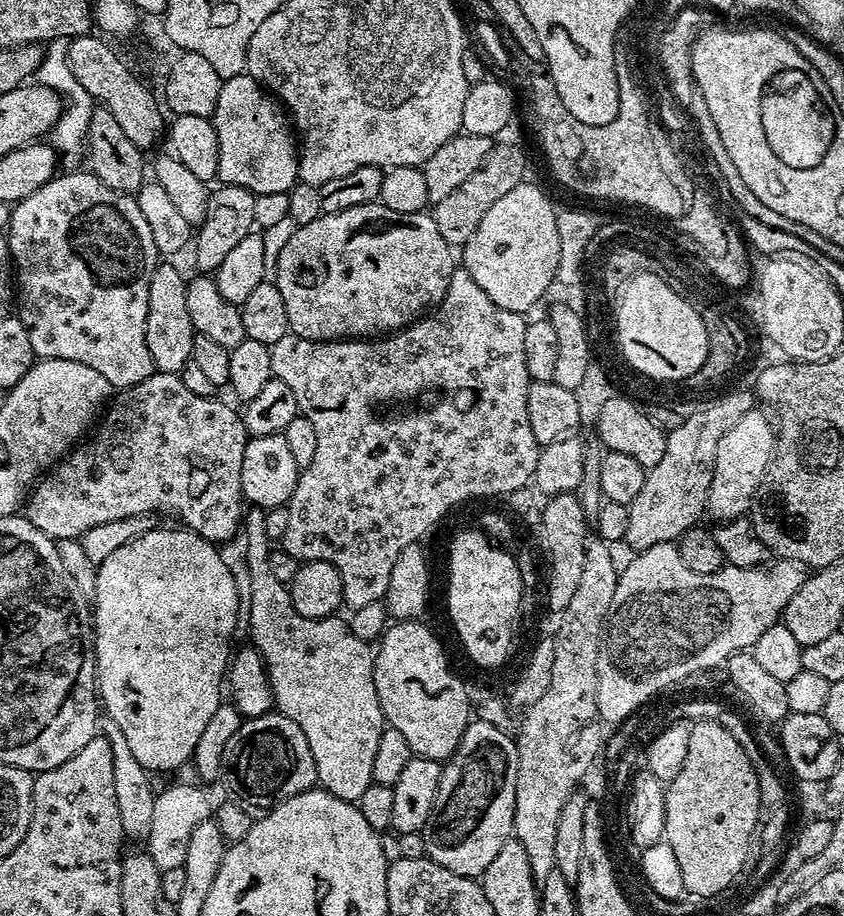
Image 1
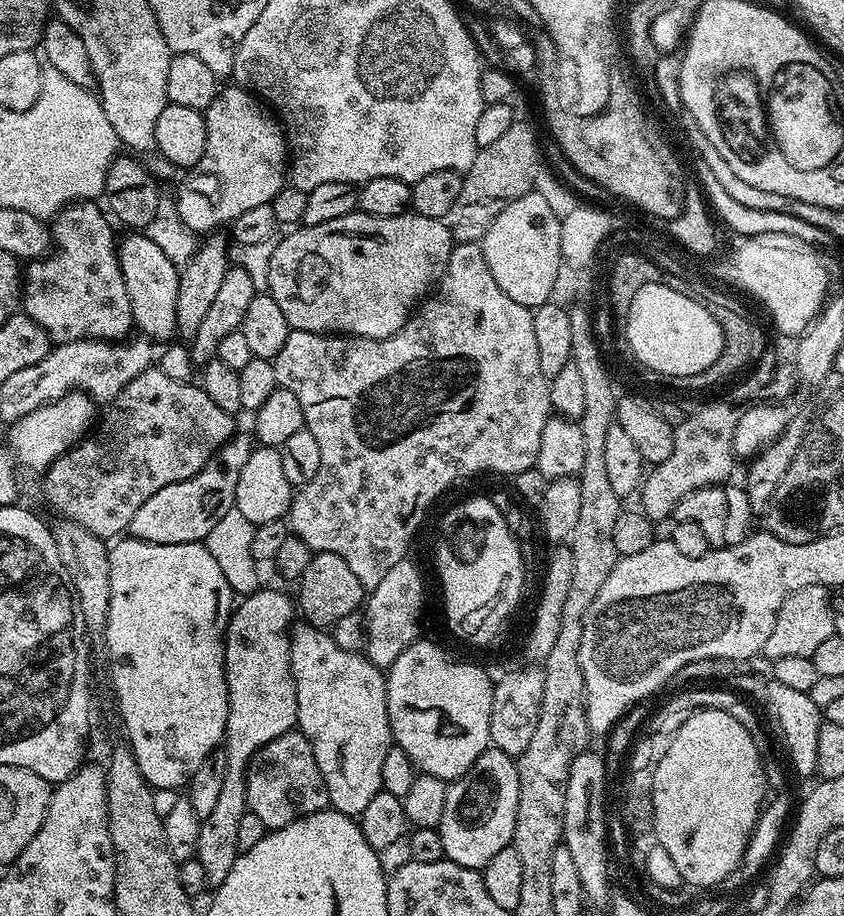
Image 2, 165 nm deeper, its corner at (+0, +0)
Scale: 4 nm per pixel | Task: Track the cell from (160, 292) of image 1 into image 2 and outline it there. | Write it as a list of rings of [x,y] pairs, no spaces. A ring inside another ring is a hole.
[[[132,230],[118,244],[122,278],[126,282],[126,294],[130,294],[132,323],[141,328],[143,335],[153,342],[168,342],[176,336],[178,322],[178,282],[180,268],[166,258],[161,250],[143,231]]]

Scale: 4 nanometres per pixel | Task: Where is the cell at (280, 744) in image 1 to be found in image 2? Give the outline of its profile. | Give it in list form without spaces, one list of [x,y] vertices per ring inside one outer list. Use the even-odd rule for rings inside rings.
[[[299,730],[282,734],[274,738],[274,742],[266,742],[266,746],[252,755],[244,777],[248,811],[262,818],[265,829],[281,828],[300,816],[315,817],[329,807],[322,770],[318,770],[310,742]]]

